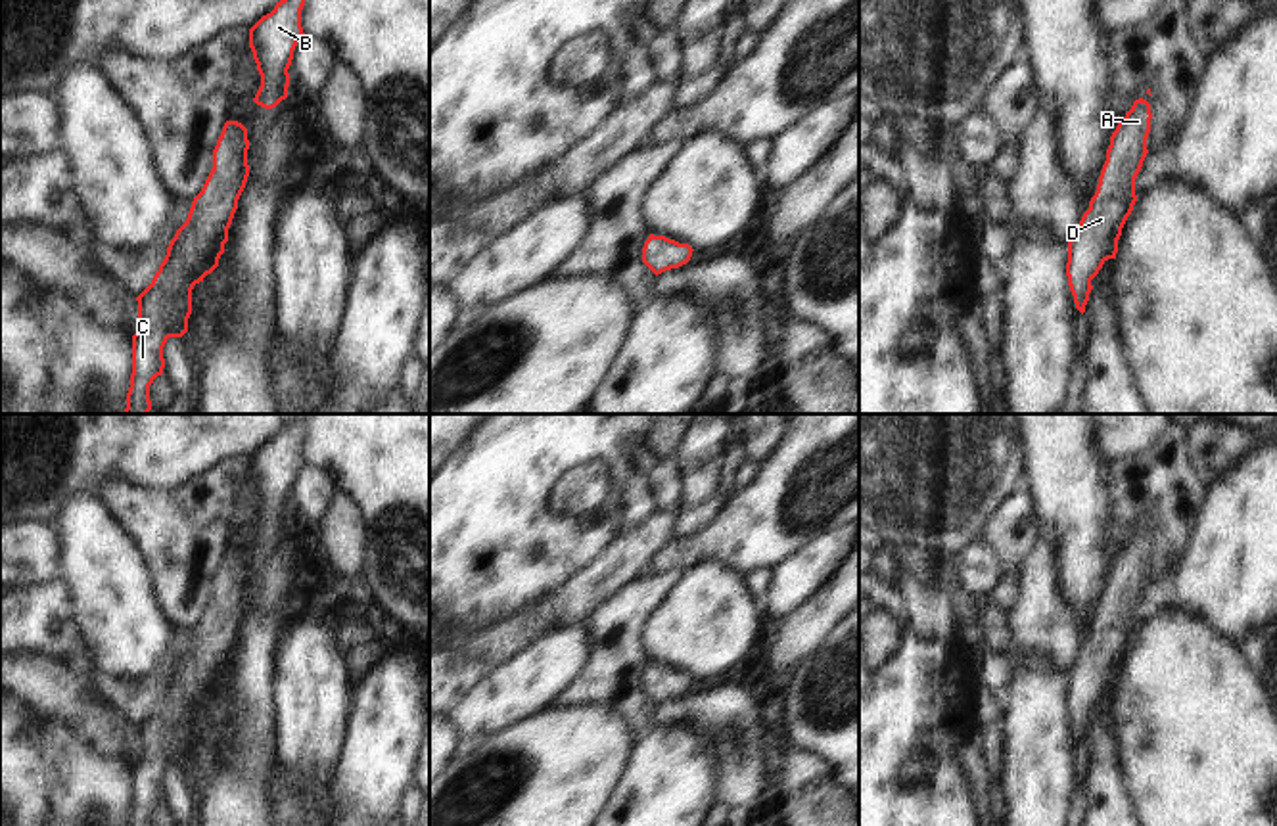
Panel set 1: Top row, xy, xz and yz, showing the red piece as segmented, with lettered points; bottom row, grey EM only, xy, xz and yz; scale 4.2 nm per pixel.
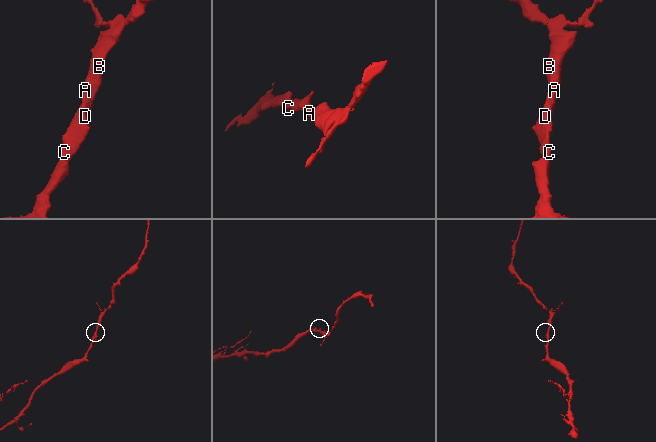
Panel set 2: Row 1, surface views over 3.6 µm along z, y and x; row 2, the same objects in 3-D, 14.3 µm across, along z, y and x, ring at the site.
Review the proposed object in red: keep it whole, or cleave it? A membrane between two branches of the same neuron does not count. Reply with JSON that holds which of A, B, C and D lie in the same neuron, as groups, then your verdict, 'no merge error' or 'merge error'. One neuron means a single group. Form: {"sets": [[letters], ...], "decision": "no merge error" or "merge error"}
{"sets": [["A", "B", "C", "D"]], "decision": "no merge error"}

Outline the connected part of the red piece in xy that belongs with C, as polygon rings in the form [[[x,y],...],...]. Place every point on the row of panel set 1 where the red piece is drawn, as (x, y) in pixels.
[[[226,121],[213,149],[213,169],[194,197],[151,284],[136,297],[138,326],[132,335],[132,374],[123,414],[151,410],[150,385],[163,374],[163,347],[188,332],[192,289],[219,266],[228,228],[249,176],[247,128]]]

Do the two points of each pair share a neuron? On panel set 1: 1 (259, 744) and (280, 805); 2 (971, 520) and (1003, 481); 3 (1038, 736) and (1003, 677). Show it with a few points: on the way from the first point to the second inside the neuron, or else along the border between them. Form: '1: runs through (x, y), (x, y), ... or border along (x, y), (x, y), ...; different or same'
1: border along (278, 775), (273, 784), (271, 805); different
2: runs through (975, 510), (994, 491); same
3: border along (1015, 671), (1005, 692); different

